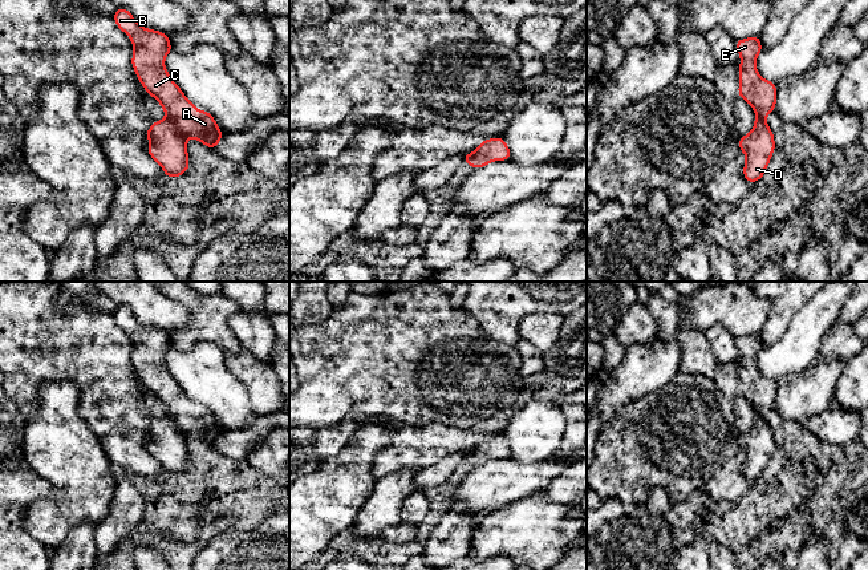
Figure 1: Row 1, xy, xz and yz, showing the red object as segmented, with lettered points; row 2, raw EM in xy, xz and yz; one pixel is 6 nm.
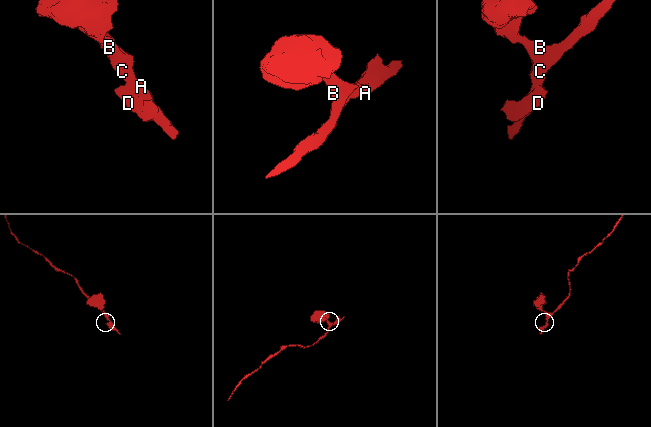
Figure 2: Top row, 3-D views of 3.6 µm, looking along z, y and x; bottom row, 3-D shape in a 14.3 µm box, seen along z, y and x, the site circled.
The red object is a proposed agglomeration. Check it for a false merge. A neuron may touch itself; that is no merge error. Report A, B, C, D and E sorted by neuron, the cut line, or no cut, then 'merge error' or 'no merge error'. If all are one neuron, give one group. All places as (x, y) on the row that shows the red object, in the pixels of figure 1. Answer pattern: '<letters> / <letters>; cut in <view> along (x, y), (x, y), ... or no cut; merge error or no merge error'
A B C E / D; cut in xy along (167, 114), (186, 137); merge error

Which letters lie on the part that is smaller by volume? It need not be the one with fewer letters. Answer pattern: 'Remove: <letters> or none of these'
Remove: D

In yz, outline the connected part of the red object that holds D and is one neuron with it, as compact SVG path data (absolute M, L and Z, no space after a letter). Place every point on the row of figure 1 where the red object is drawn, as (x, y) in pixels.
M755 117L754 128L738 141L741 153L746 154L743 177L755 183L764 177L771 155L775 151L775 140L771 128L762 117Z

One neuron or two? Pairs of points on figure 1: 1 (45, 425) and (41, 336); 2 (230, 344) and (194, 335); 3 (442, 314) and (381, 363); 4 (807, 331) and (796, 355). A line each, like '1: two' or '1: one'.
1: two
2: one
3: one
4: one

